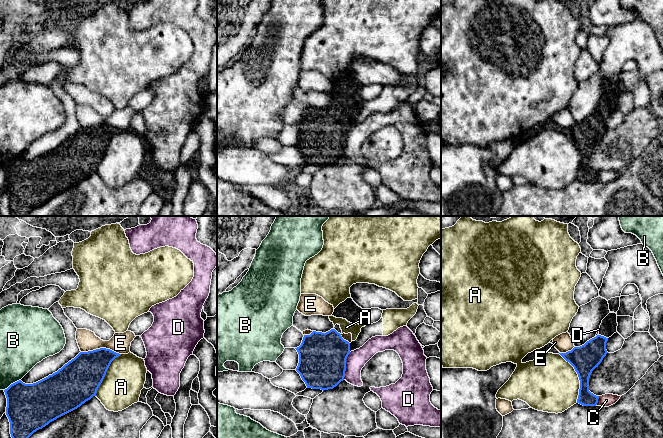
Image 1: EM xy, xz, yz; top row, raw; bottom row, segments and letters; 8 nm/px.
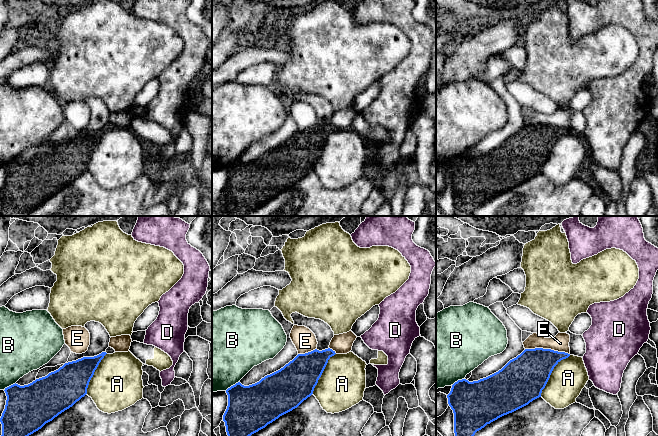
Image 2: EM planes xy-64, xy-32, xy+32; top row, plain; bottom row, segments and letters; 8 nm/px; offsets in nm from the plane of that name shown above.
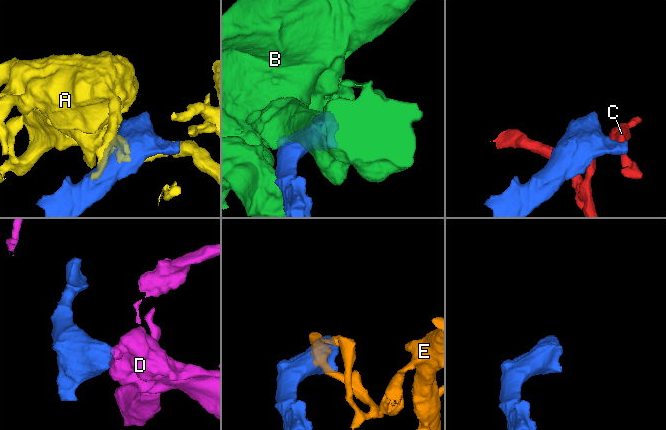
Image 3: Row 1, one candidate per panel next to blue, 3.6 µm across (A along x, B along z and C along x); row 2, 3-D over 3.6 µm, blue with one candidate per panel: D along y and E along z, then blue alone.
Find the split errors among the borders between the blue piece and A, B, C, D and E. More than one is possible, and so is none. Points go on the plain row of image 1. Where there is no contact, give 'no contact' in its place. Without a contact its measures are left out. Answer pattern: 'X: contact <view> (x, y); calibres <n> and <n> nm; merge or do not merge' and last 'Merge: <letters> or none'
A: contact yz (579, 154); calibres 220 and 460 nm; do not merge
B: contact xy (13, 159); calibres 380 and 320 nm; do not merge
C: contact yz (597, 176); calibres 120 and 100 nm; do not merge
D: contact xz (345, 142); calibres 380 and 160 nm; do not merge
E: contact xy (101, 124); calibres 300 and 160 nm; do not merge
Merge: none

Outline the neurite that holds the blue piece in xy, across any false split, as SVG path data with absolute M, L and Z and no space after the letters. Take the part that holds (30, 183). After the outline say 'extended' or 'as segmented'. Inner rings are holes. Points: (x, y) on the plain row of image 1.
M106 124L80 128L57 148L36 159L25 160L19 156L11 160L4 168L12 216L28 216L37 206L96 172L111 138L120 131Z | as segmented

